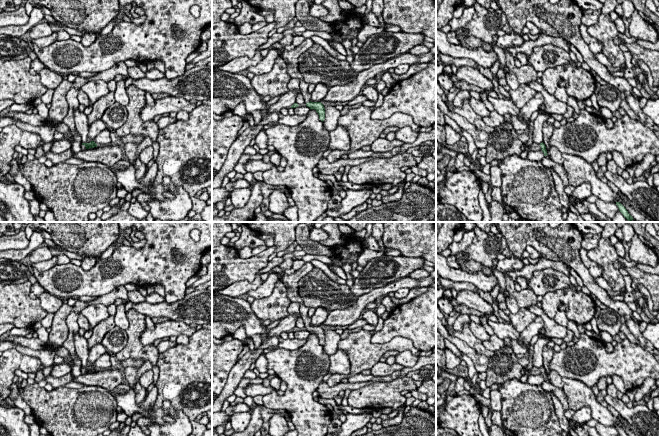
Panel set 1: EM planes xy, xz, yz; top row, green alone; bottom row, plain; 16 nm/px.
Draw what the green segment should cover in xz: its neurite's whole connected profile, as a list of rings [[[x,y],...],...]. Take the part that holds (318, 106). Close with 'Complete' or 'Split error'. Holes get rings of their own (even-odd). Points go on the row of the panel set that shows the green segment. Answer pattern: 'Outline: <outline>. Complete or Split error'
Outline: [[[305,38],[304,42],[300,45],[296,46],[293,50],[287,51],[284,50],[282,52],[281,57],[288,61],[287,65],[287,73],[290,78],[298,78],[300,81],[300,90],[301,94],[304,97],[306,106],[309,107],[311,110],[314,109],[318,115],[319,119],[323,122],[325,119],[325,108],[321,102],[312,102],[311,101],[311,94],[308,92],[309,84],[303,80],[301,73],[298,70],[298,58],[299,56],[311,48],[314,45],[314,42],[311,38]]]. Split error

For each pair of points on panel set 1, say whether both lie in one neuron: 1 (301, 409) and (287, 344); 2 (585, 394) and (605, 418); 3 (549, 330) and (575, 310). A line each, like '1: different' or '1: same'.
1: different
2: same
3: different

